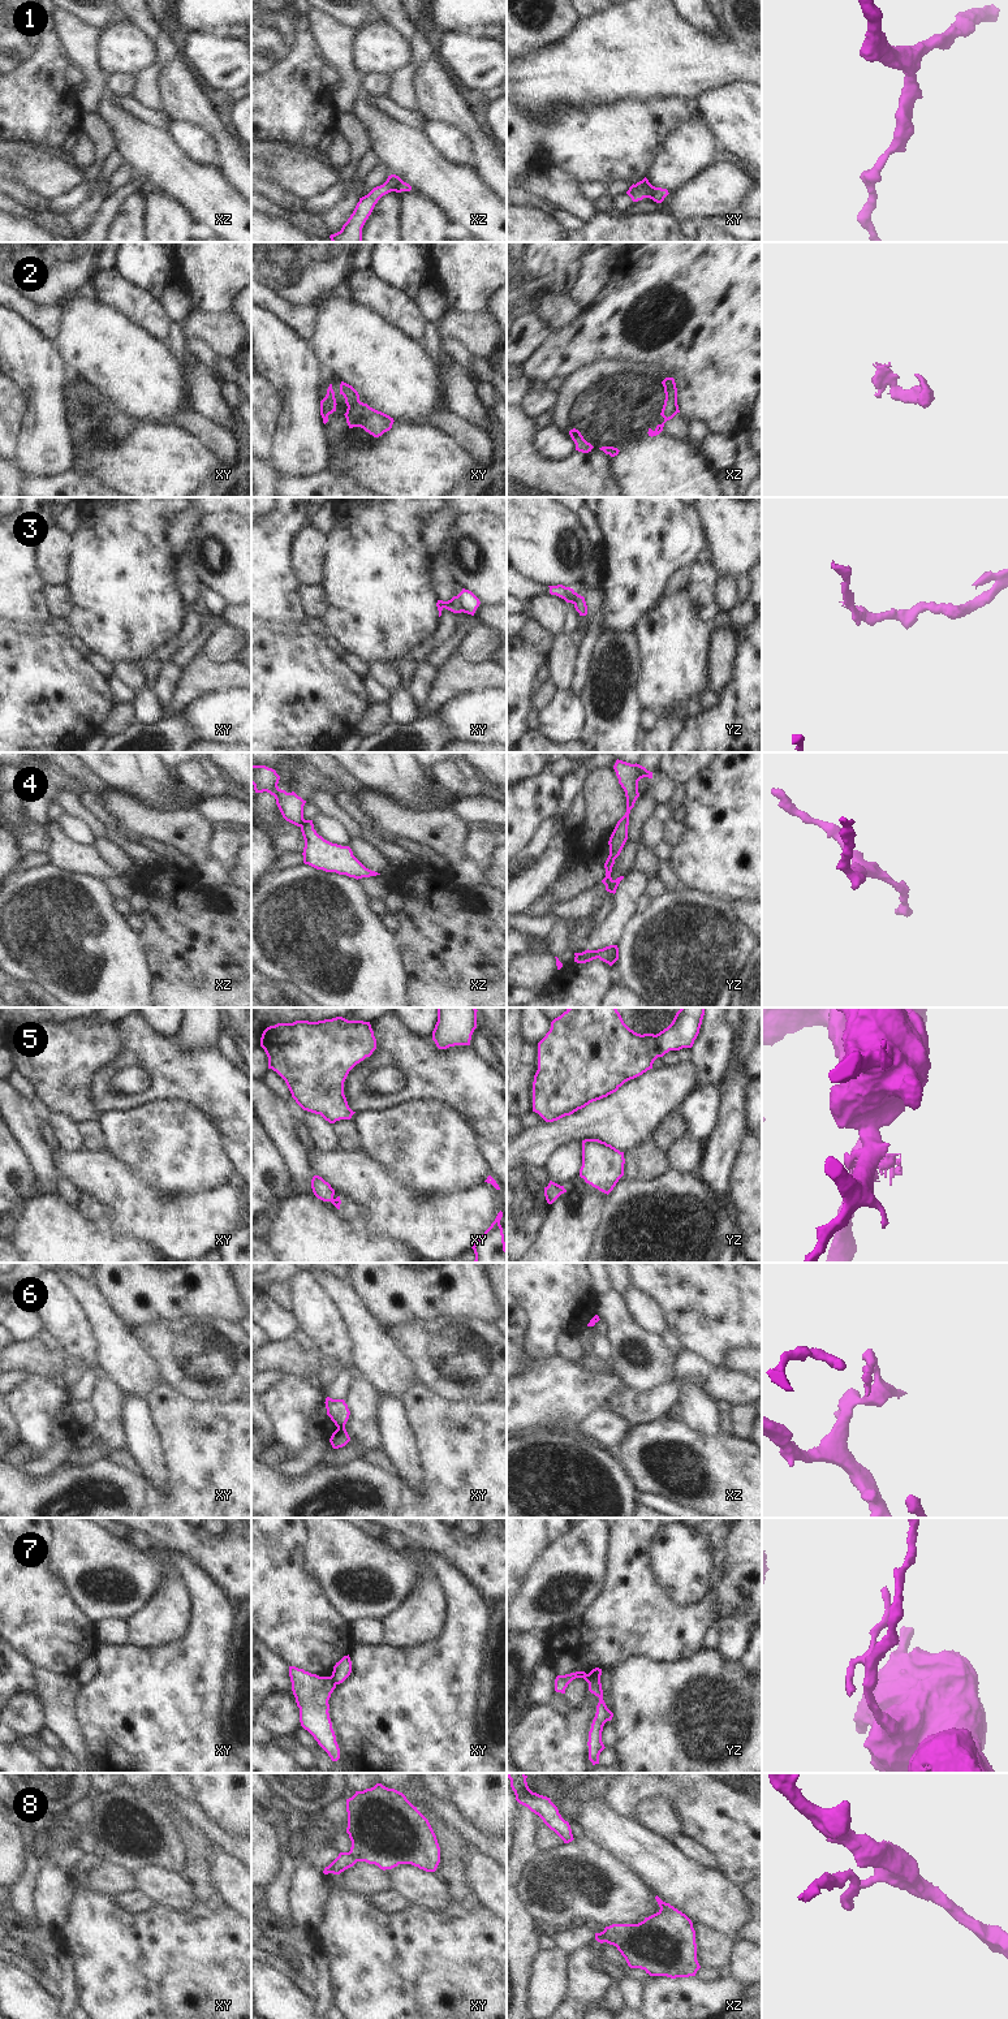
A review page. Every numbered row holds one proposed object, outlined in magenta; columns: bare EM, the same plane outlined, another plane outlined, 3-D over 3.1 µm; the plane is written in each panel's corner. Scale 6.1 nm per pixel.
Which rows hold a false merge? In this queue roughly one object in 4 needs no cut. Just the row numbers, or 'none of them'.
2, 3, 4, 5, 6, 7, 8

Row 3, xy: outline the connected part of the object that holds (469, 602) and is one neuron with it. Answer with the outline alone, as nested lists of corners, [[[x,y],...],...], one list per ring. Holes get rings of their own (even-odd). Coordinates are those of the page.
[[[462,588],[457,595],[457,599],[462,607],[464,613],[474,616],[477,608],[479,607],[479,599],[469,590]]]

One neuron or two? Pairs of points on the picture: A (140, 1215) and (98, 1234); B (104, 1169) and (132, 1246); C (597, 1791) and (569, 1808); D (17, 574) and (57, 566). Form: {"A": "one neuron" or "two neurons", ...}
{"A": "two neurons", "B": "two neurons", "C": "one neuron", "D": "two neurons"}

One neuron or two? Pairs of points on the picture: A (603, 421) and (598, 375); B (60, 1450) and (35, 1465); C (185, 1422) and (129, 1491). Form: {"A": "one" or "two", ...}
{"A": "one", "B": "one", "C": "two"}

